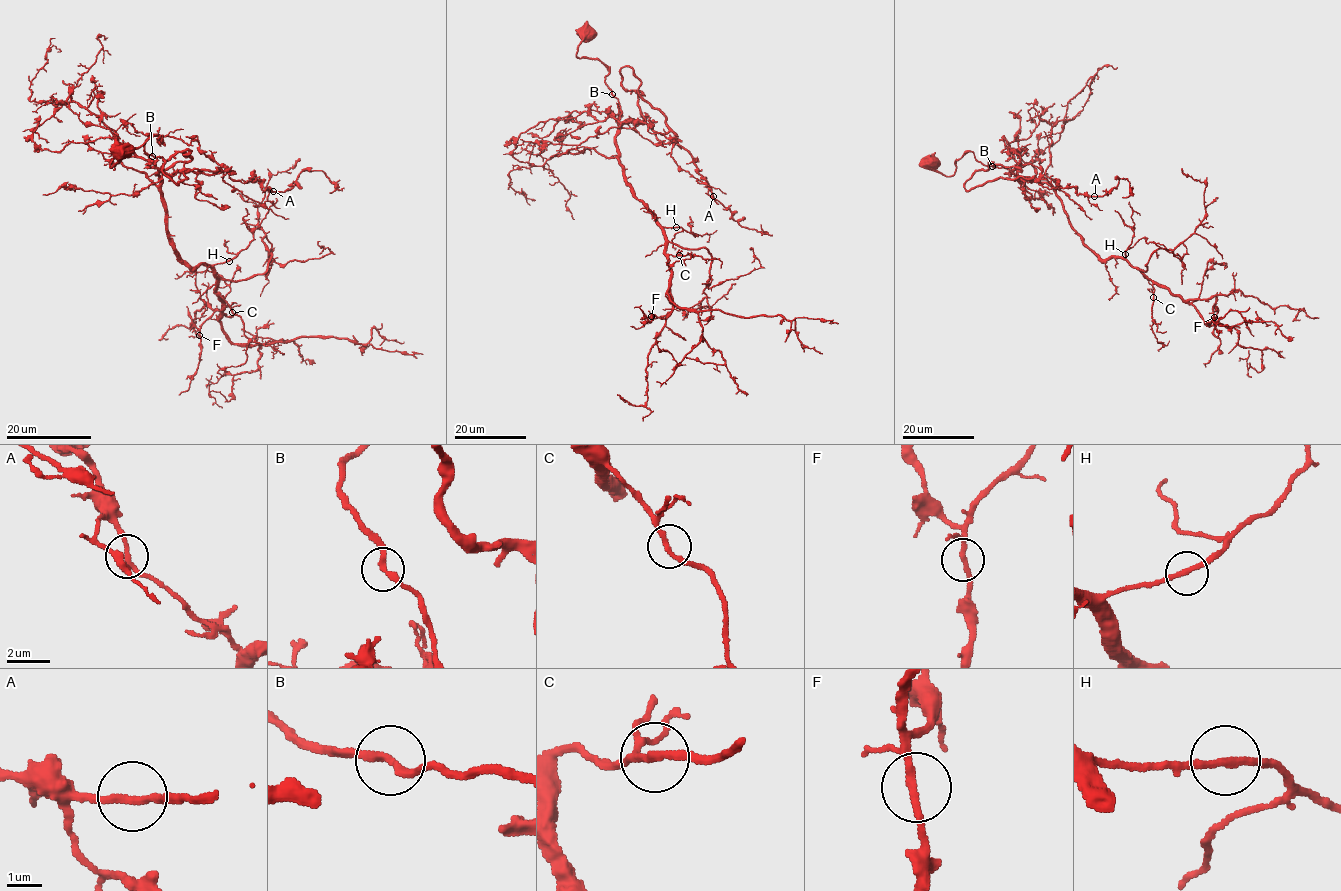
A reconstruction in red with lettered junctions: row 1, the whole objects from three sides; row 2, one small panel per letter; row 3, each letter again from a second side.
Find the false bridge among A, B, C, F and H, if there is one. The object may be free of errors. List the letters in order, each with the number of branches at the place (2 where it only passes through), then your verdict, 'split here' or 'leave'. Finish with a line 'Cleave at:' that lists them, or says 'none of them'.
A: 2 branches meet; leave
B: 2 branches meet; leave
C: 2 branches meet; leave
F: 2 branches meet; leave
H: 2 branches meet; leave
Cleave at: none of them

